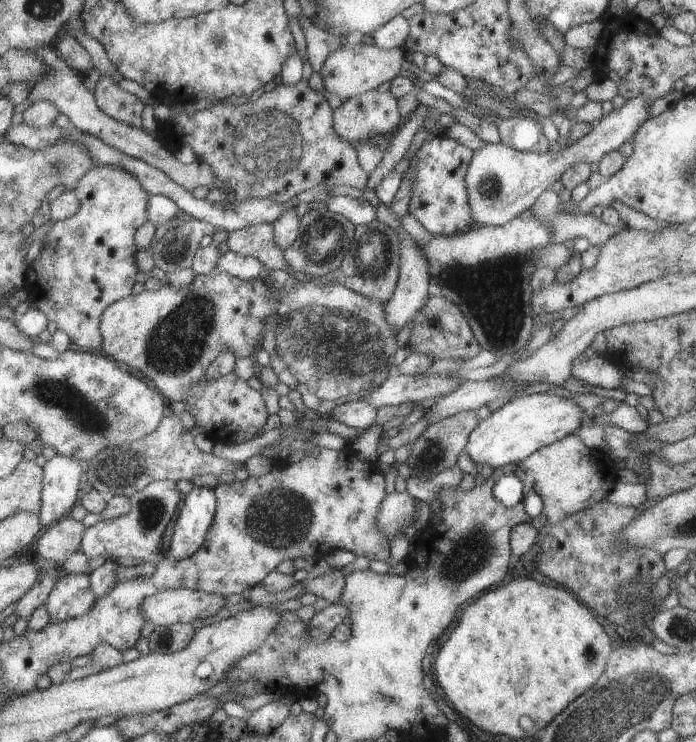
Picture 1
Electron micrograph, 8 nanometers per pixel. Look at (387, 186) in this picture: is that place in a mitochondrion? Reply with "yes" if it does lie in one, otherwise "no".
no

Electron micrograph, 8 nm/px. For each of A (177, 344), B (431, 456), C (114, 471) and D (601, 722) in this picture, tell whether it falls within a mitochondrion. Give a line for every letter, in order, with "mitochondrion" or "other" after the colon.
A: mitochondrion
B: mitochondrion
C: mitochondrion
D: mitochondrion

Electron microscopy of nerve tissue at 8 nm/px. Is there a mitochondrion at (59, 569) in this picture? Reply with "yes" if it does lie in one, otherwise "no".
no

